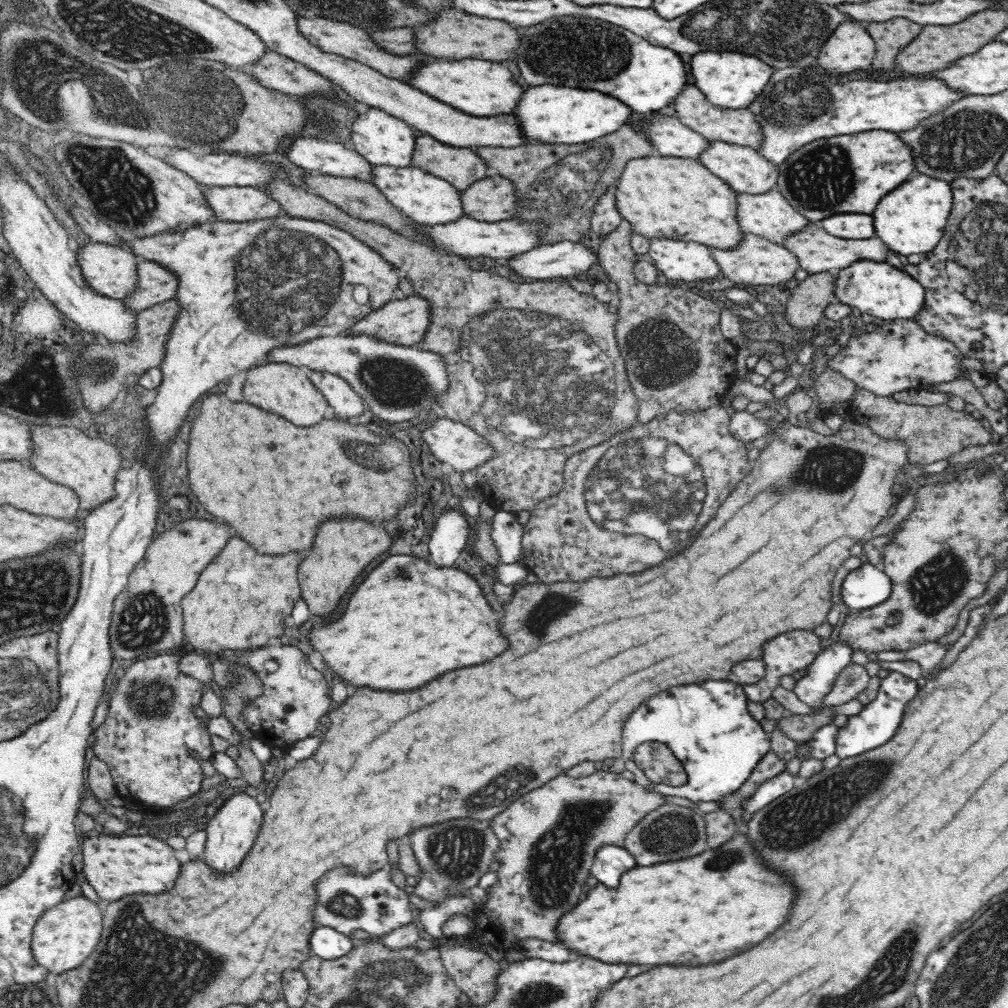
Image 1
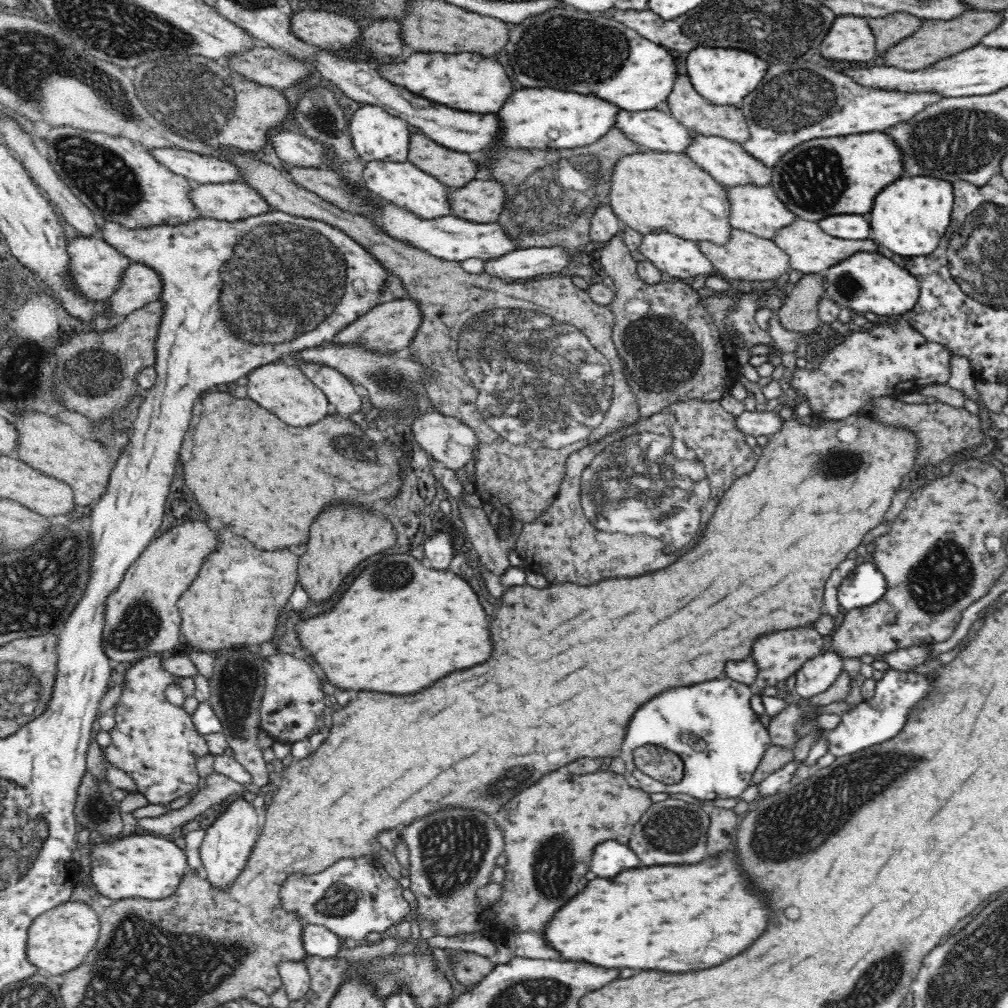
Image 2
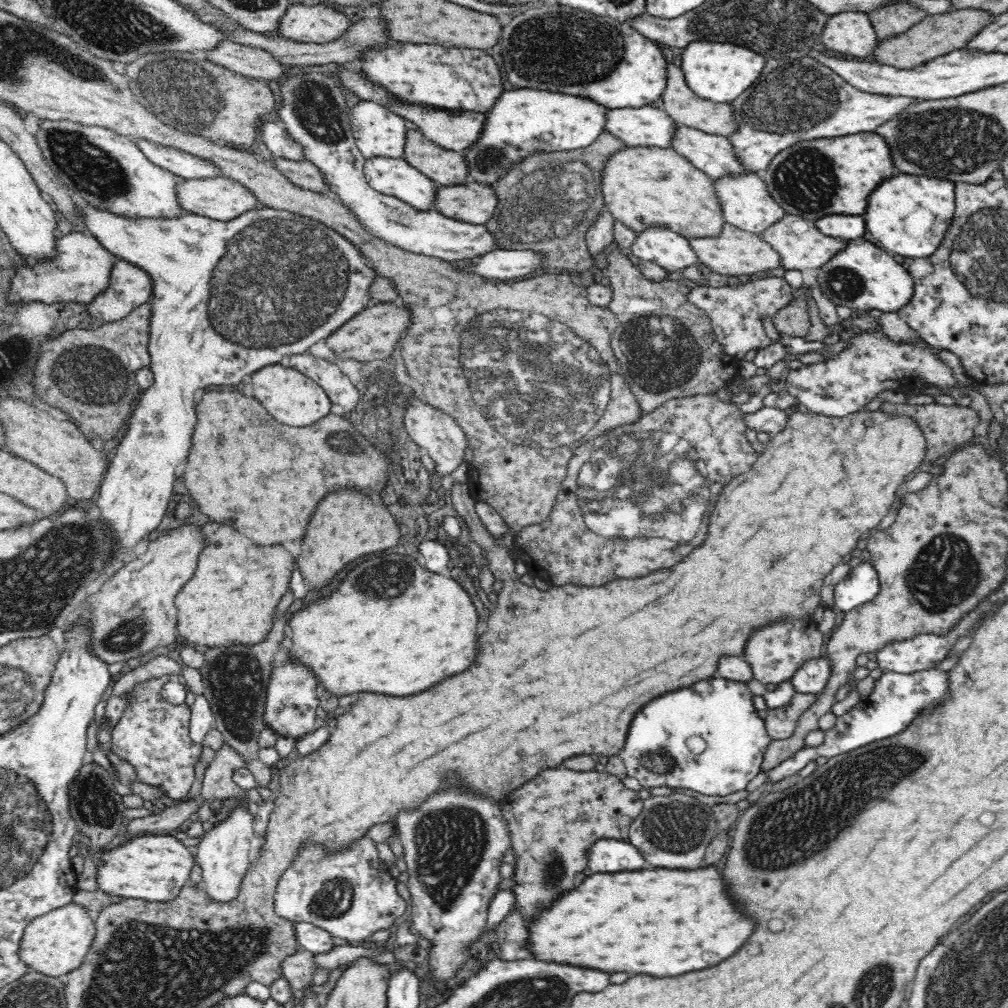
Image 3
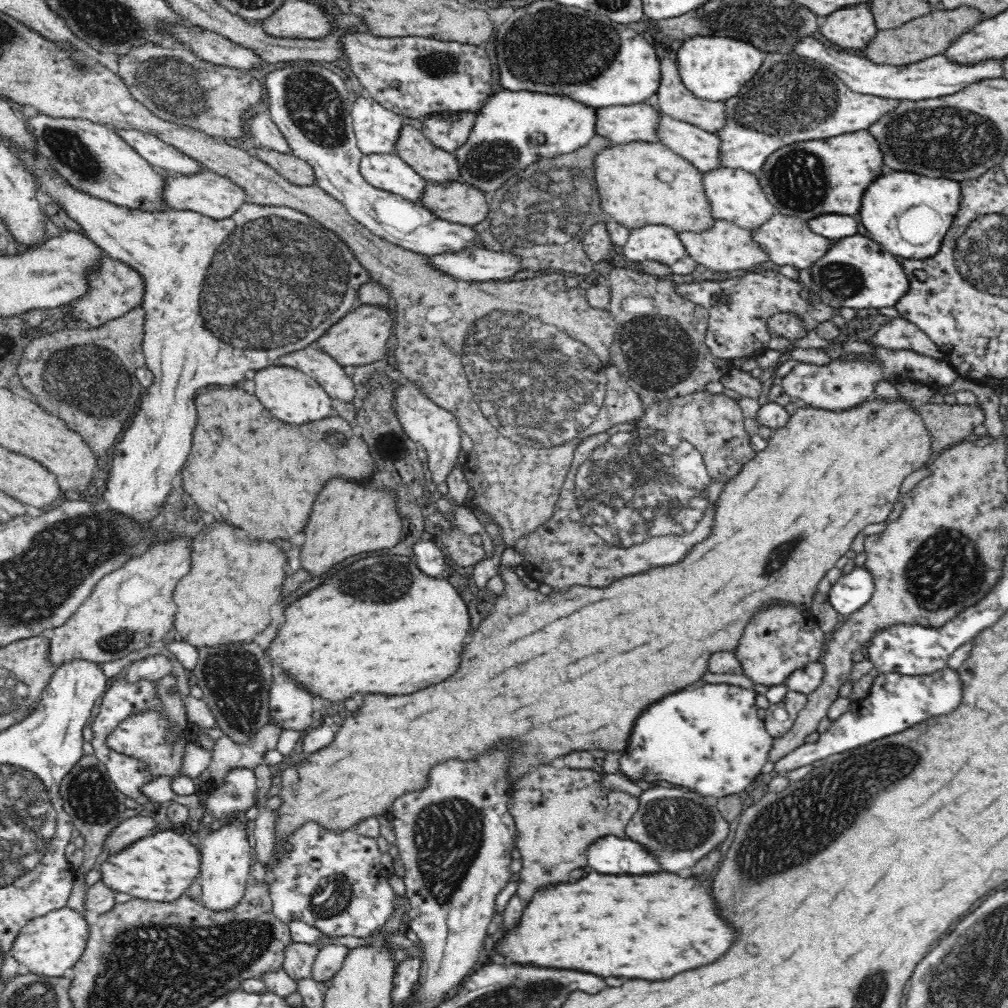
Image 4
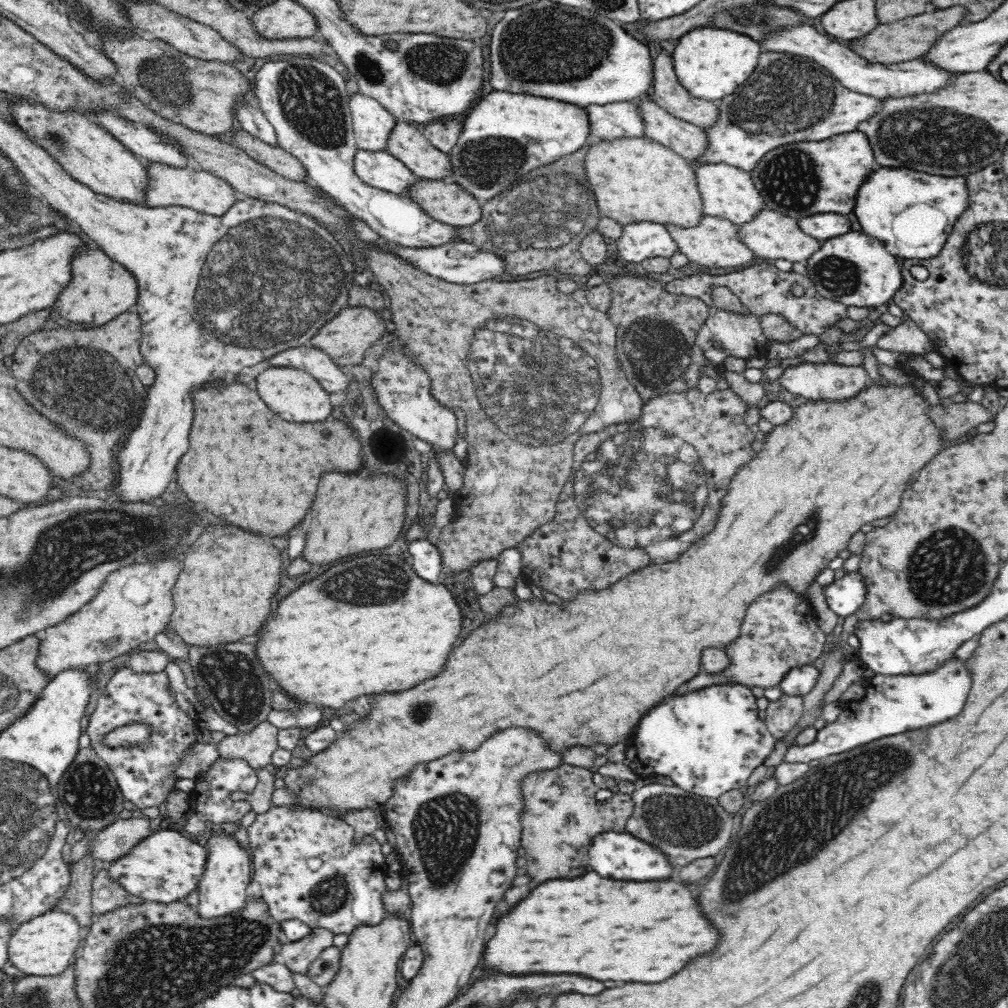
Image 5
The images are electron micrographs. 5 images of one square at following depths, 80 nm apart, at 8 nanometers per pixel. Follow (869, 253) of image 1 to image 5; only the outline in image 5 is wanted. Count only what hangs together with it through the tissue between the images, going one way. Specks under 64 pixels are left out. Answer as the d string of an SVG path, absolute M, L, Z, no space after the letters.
M764 210L762 214L758 214L758 218L754 222L748 222L739 225L739 235L753 250L758 257L766 258L770 261L788 260L788 262L797 263L807 260L821 247L822 241L814 238L810 234L806 234L799 225L800 220L783 216L774 210Z

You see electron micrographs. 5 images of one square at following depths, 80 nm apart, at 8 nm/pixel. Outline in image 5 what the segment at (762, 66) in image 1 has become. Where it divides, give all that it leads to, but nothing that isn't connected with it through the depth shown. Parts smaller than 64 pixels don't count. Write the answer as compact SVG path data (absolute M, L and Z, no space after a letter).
M700 28L692 30L690 34L682 36L674 52L673 65L678 81L693 98L700 98L719 103L726 96L744 84L746 78L754 72L760 60L760 46L752 42L752 38L730 32L730 30L714 30L714 28Z

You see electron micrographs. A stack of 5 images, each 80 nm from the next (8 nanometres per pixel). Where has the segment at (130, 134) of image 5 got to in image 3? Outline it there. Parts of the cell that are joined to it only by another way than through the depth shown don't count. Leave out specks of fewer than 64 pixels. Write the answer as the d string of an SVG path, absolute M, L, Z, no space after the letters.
M136 140L139 149L148 157L150 162L176 174L180 179L207 179L224 177L219 166L193 154L168 146L159 146L154 142Z

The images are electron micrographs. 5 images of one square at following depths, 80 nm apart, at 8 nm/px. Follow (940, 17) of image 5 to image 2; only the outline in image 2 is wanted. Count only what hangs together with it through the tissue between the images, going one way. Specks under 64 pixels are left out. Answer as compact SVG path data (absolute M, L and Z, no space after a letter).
M979 9L966 11L949 21L926 20L921 23L920 28L911 37L905 38L902 42L893 46L883 56L884 64L908 72L926 70L929 66L950 58L960 51L980 45L984 35L996 30L996 27L1000 26L1002 21L1002 12Z

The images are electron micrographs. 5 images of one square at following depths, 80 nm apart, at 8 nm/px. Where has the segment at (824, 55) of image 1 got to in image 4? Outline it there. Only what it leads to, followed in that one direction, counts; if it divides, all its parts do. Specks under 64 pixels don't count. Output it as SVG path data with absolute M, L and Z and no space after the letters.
M864 3L829 14L823 18L819 30L829 45L860 53L878 32L870 6Z

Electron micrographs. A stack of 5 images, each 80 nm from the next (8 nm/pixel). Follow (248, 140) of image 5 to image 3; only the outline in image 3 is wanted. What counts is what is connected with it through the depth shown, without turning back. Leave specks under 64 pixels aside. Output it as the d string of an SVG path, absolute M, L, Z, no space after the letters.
M275 158L275 164L290 182L302 188L337 198L335 192L329 189L324 173L312 161L292 161Z

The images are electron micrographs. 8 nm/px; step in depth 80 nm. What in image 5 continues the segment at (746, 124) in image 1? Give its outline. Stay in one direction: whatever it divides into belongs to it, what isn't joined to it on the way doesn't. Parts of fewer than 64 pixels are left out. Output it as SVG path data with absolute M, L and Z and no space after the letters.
M660 54L653 59L656 82L652 92L655 104L675 118L708 130L720 118L718 103L693 98L678 81L672 58Z

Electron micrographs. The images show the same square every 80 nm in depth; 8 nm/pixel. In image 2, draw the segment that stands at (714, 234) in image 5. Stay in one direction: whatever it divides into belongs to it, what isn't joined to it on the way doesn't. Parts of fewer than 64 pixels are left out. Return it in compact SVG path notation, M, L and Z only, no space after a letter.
M732 229L729 241L722 246L708 241L700 241L697 245L714 265L716 274L720 274L726 279L776 280L789 272L789 256L772 239L760 238L756 234L740 229Z

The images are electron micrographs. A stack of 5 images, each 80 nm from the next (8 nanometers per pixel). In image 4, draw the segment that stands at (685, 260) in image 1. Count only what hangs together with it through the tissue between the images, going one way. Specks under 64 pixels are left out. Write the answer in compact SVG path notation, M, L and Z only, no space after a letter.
M664 225L630 229L623 250L626 258L639 264L656 261L669 267L689 256L676 230Z

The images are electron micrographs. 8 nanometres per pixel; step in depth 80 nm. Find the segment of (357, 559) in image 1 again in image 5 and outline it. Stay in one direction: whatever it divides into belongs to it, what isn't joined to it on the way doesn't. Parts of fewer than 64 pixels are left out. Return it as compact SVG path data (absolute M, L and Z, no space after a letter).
M336 472L324 474L310 510L312 520L308 524L302 559L314 566L322 566L342 556L345 560L360 552L392 546L404 524L406 487L407 484L386 475L370 476L359 472L350 476Z

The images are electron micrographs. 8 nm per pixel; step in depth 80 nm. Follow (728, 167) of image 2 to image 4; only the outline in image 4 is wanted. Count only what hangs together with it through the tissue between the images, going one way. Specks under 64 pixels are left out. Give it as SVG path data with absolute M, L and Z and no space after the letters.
M663 113L657 132L662 144L691 162L700 172L707 173L724 167L720 153L722 141L718 134L670 118Z

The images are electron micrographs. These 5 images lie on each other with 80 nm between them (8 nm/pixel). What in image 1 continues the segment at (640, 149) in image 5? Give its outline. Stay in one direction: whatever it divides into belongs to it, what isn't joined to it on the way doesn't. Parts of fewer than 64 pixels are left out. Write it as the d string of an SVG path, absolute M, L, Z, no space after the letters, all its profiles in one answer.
M660 155L627 162L617 179L616 207L623 219L632 225L633 232L646 238L669 238L684 242L697 242L710 248L732 250L741 245L745 233L738 223L738 193L712 174L707 166L697 160Z

